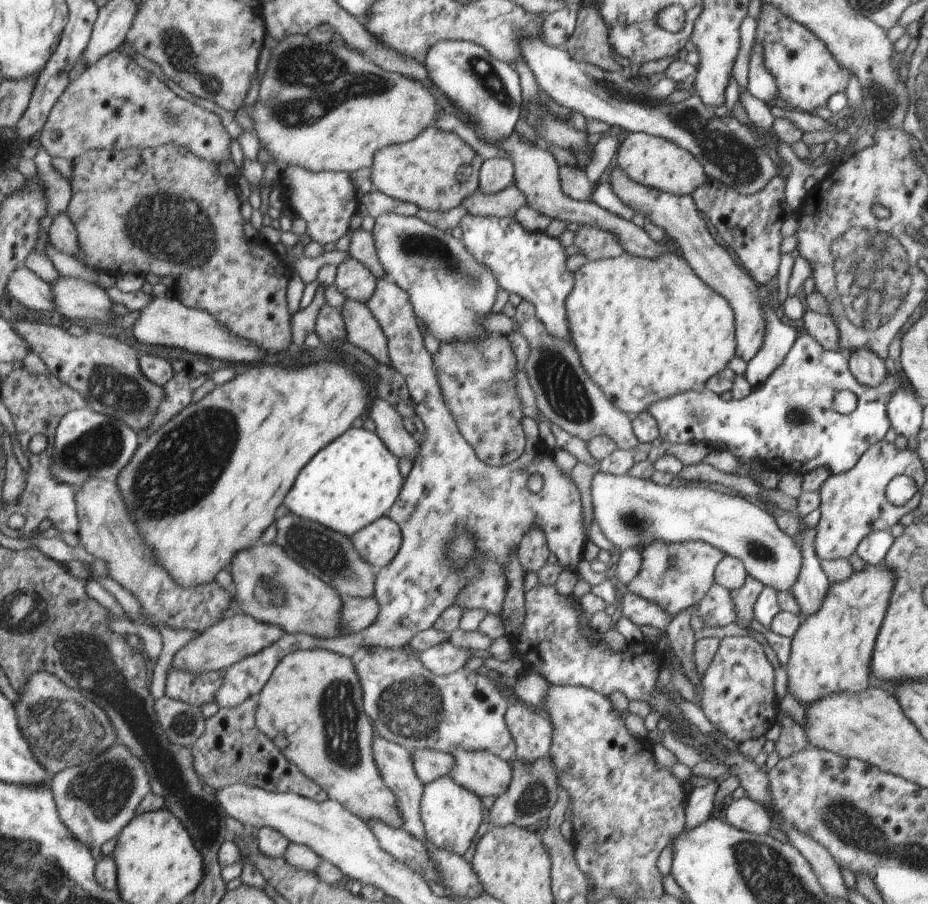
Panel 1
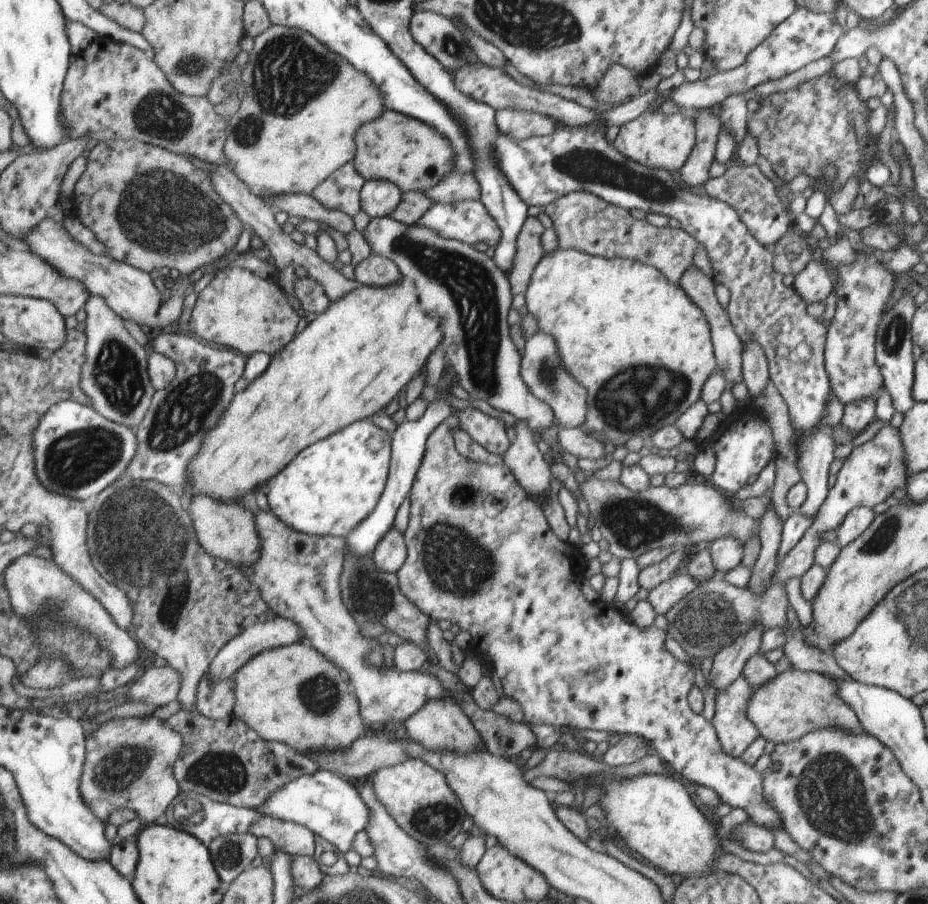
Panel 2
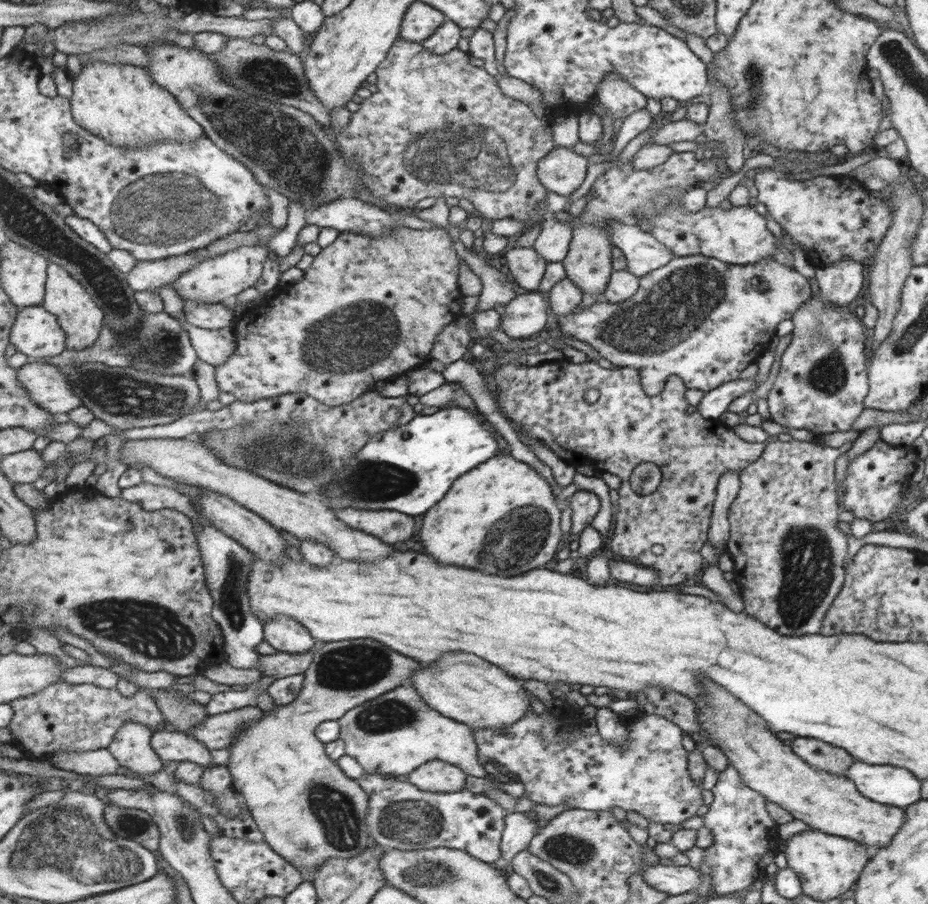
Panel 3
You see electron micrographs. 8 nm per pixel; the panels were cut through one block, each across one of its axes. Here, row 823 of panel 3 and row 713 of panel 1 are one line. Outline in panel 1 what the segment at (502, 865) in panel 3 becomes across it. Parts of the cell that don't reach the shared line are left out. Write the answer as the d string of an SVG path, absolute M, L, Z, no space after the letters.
M511 699L504 721L516 744L516 758L531 764L535 758L547 756L551 746L551 724L543 713Z

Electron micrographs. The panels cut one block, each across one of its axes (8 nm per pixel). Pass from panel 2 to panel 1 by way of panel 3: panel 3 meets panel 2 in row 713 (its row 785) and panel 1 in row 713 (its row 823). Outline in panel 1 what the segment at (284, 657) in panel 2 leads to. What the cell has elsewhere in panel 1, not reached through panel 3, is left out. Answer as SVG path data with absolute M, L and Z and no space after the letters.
M301 649L289 653L273 671L273 676L257 697L257 725L260 730L276 742L289 760L326 789L331 799L344 804L350 813L362 821L379 820L391 828L401 829L404 820L397 808L397 798L384 784L372 756L375 729L371 718L364 712L363 690L354 659L329 649Z

